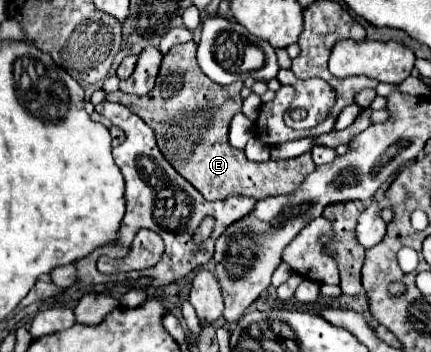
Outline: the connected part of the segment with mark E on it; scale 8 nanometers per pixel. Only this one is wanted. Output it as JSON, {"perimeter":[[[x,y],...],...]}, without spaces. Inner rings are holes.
{"perimeter":[[[187,42],[173,46],[161,62],[161,70],[155,88],[145,96],[131,96],[121,90],[107,94],[107,100],[121,102],[129,106],[141,120],[145,120],[155,136],[157,144],[167,158],[167,162],[191,182],[207,200],[225,200],[231,196],[247,196],[253,200],[263,200],[267,196],[291,194],[303,180],[315,170],[311,152],[305,152],[291,160],[267,160],[251,162],[229,144],[229,122],[241,112],[241,82],[221,86],[209,80],[197,64],[195,58],[197,44]]]}

